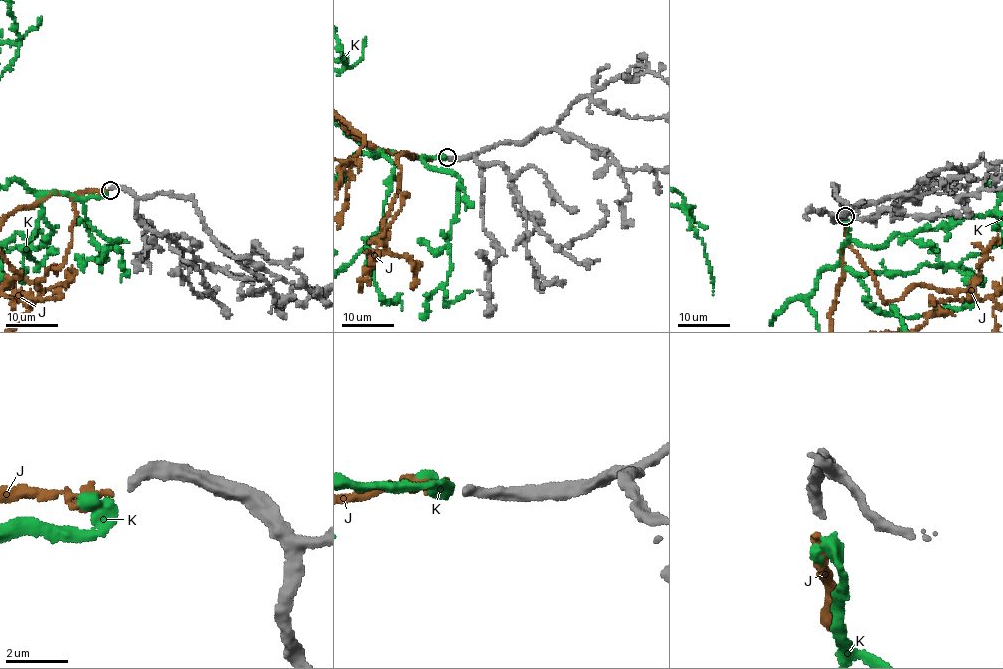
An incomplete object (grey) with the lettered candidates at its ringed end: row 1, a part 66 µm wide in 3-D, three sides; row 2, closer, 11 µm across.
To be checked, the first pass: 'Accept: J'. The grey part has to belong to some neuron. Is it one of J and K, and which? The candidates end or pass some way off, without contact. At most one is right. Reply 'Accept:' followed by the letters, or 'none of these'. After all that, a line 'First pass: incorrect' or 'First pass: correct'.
Accept: K
First pass: incorrect

